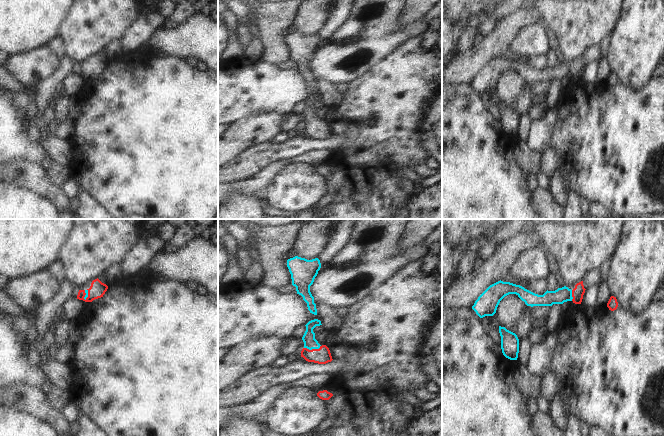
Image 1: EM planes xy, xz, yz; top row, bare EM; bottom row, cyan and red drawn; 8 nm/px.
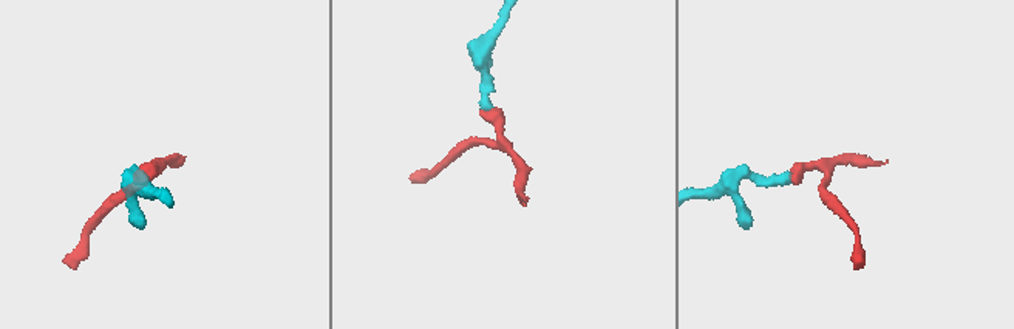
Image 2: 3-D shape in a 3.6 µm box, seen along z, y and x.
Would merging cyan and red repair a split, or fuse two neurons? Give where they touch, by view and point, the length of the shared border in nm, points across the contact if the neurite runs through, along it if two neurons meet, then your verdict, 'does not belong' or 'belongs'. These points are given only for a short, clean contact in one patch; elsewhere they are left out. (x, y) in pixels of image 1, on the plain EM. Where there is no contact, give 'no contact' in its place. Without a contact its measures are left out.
meets cyan in xz at (312, 124); contact 140 nm long; runs through xz (310, 118), (312, 124), (322, 131); belongs

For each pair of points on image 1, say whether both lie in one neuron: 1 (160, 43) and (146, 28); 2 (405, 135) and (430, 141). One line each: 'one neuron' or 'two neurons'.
1: two neurons
2: two neurons

